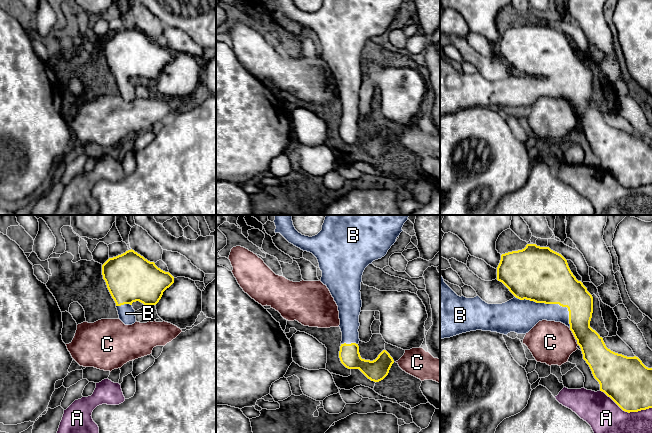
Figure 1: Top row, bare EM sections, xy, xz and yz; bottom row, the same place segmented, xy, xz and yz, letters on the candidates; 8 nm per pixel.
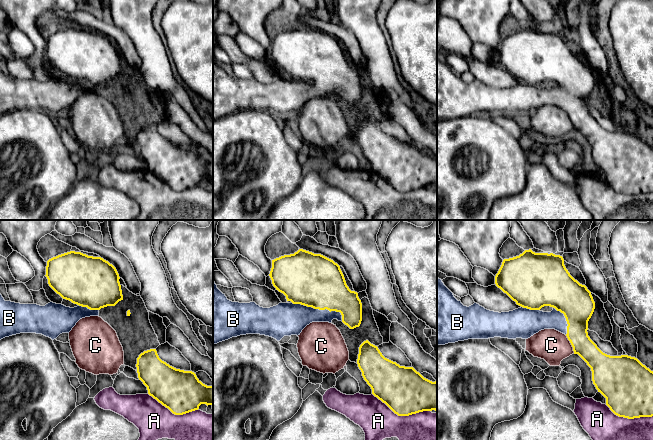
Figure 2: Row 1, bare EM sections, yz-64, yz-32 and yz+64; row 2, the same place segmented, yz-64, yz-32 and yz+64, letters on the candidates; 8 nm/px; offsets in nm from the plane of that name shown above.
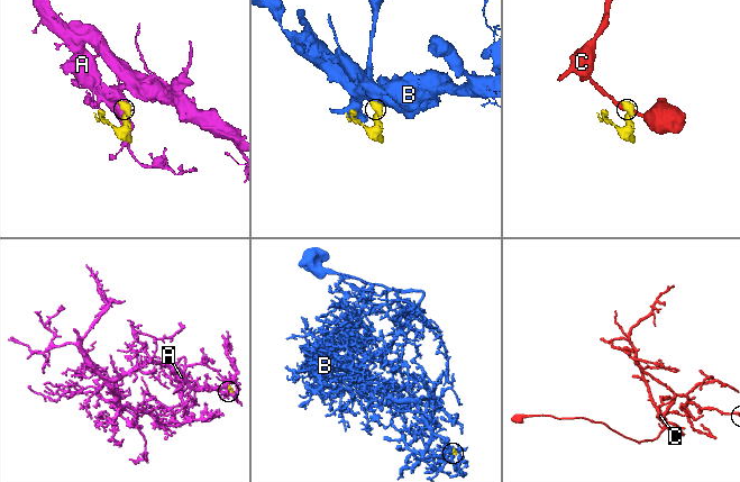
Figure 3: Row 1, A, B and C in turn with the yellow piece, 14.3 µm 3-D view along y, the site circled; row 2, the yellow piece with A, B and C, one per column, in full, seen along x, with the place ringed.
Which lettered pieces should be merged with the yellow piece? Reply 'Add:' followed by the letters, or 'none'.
Add: B

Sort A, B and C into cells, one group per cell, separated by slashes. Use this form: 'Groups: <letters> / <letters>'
Groups: A / B / C

